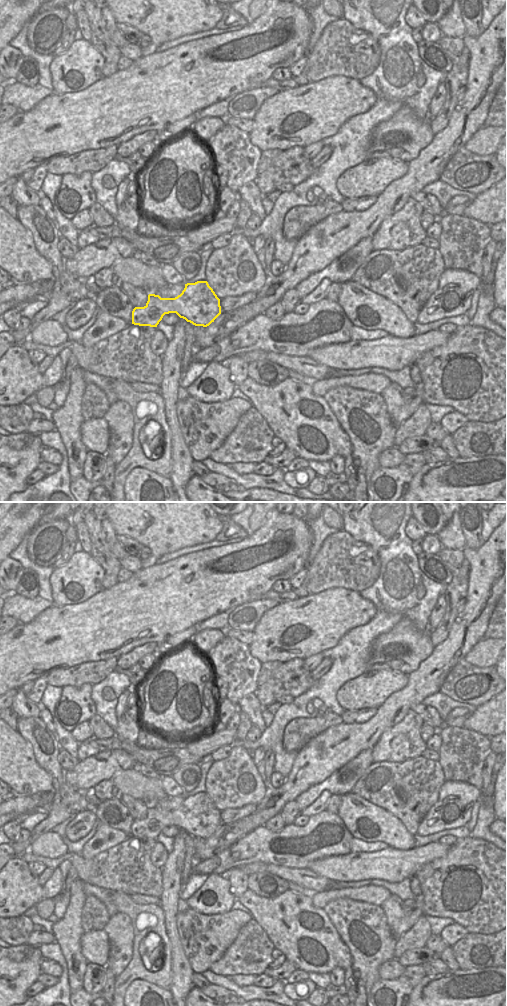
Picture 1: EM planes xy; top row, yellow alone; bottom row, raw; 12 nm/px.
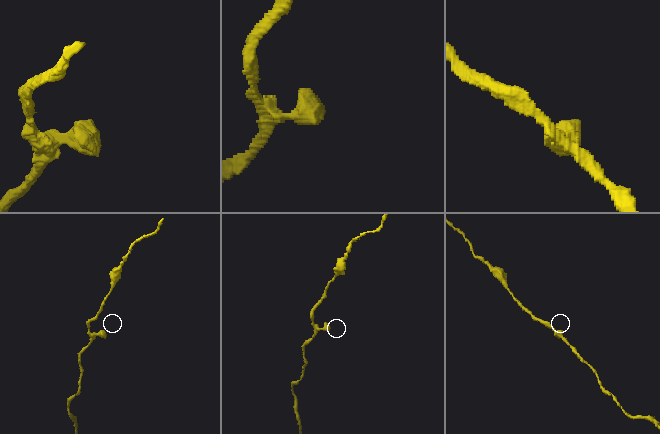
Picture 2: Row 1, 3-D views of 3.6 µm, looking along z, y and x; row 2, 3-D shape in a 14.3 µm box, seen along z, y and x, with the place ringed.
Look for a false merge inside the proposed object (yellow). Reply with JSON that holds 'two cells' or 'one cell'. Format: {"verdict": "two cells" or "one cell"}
{"verdict": "one cell"}

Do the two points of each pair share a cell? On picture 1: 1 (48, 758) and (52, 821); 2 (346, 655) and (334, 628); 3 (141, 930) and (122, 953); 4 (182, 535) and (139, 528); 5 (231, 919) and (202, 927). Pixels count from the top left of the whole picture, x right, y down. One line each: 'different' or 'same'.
1: same
2: different
3: different
4: same
5: same

